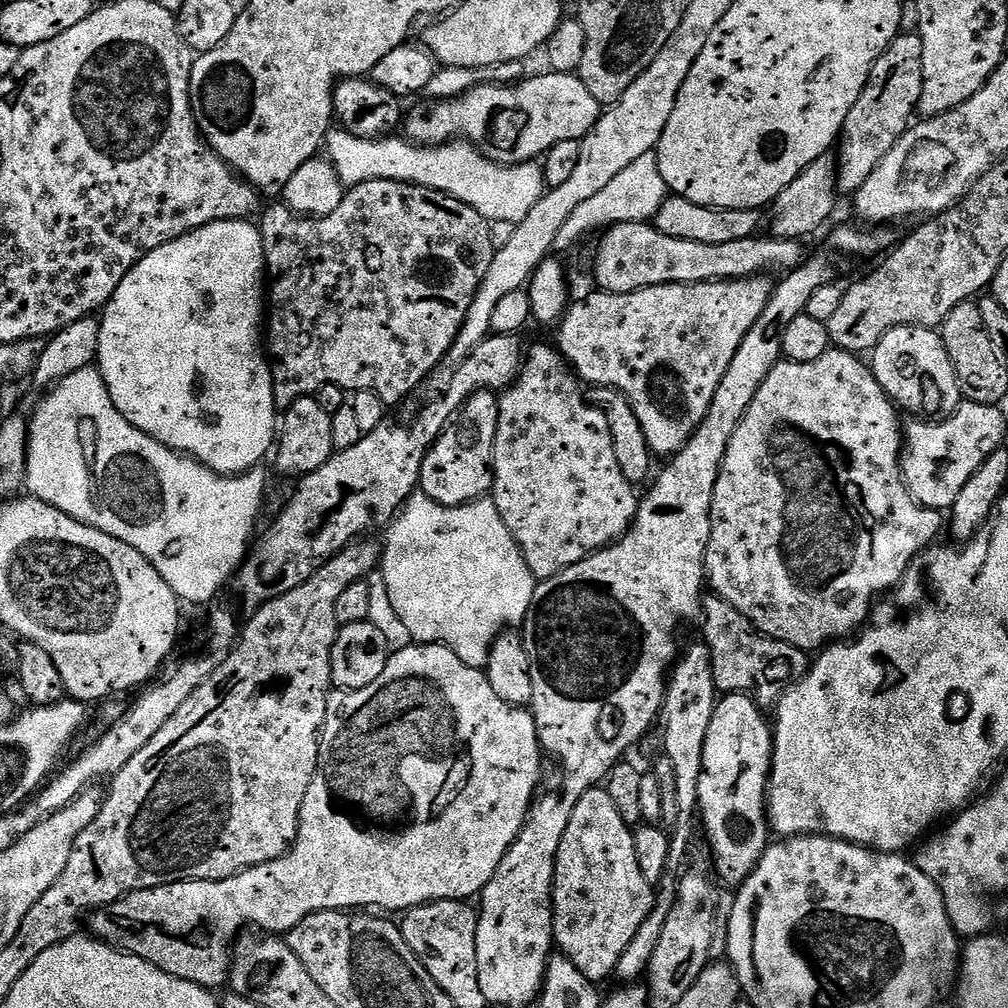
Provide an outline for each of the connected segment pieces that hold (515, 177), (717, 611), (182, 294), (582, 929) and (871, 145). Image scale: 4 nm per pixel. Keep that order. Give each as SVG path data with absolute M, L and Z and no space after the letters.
M396 144L388 152L387 179L414 184L433 194L445 192L457 205L473 210L492 222L515 226L546 194L543 167L539 161L515 166L499 166L483 158L463 160L456 146L407 146Z
M715 603L708 608L702 642L707 646L712 659L712 678L717 693L743 692L751 694L760 702L779 701L789 687L790 681L808 671L809 657L789 644L770 640L767 636L749 630L743 623L738 622L735 615L729 614L721 603Z
M219 220L198 230L188 232L182 238L166 242L144 257L122 278L118 290L108 299L102 309L98 323L95 367L98 369L104 391L109 402L125 424L143 434L147 439L163 445L164 448L191 458L210 473L221 477L233 477L251 472L264 455L269 455L274 444L274 425L278 420L276 399L272 396L272 374L262 351L262 301L266 296L266 269L264 267L264 247L260 245L260 234L248 222Z
M597 786L586 794L582 794L578 806L574 806L574 814L570 814L570 822L566 826L566 832L562 834L562 844L558 846L556 873L552 879L552 935L555 947L564 951L561 952L563 959L567 960L589 982L604 980L607 976L611 977L615 973L618 958L622 958L622 950L626 950L626 946L630 946L630 938L634 938L634 934L638 934L638 926L642 926L650 907L649 897L644 897L644 891L647 888L649 891L650 882L640 873L640 867L636 861L636 842L633 833L627 832L619 812L612 802L611 794L603 792L602 789L603 787Z
M901 34L888 45L888 49L880 55L878 62L874 62L858 102L854 102L850 114L846 114L844 130L838 137L840 158L838 156L838 163L835 165L836 187L841 193L855 194L862 186L862 182L866 182L866 178L870 178L870 174L874 174L874 170L880 165L882 158L886 158L886 154L890 154L890 150L898 142L898 138L902 138L902 134L907 132L913 123L912 112L914 116L920 105L920 94L923 89L924 71L922 70L920 37L916 34L912 34L912 36Z

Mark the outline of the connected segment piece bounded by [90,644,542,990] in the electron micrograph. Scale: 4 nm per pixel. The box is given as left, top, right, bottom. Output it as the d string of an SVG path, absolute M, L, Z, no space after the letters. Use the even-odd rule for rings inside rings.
M422 644L419 646L411 646L412 648L404 648L401 652L396 652L387 657L384 662L382 674L378 674L378 678L374 678L374 682L370 682L370 686L366 686L357 692L349 692L340 694L329 699L328 713L324 719L324 725L320 728L319 739L319 754L318 762L315 766L314 778L310 782L307 794L304 795L304 801L300 803L300 824L296 827L296 839L290 851L280 856L277 860L271 860L265 864L259 864L257 868L248 868L244 872L238 873L237 876L231 876L225 880L187 880L186 882L178 882L177 884L167 884L161 888L147 888L146 890L138 890L137 892L129 892L120 900L115 900L112 904L107 905L99 910L93 911L90 916L92 920L91 935L95 937L101 944L108 944L111 948L115 948L117 952L122 952L126 956L137 956L148 965L156 968L157 971L164 973L168 977L172 977L177 981L184 981L190 984L196 984L200 988L209 990L217 990L216 988L225 987L226 981L230 976L230 949L233 947L234 941L241 935L243 928L261 928L261 933L264 934L287 934L292 931L294 926L298 926L307 916L312 916L315 912L338 912L341 910L352 910L348 908L381 908L384 912L397 912L403 914L413 908L420 907L421 904L435 904L438 900L459 900L467 901L467 896L472 898L479 897L484 891L486 885L490 882L490 878L498 870L498 866L502 862L502 858L508 852L508 848L518 838L518 834L522 830L525 820L528 818L528 810L532 807L534 797L537 795L540 784L540 756L542 757L542 749L538 739L538 729L536 721L532 719L531 711L525 710L520 706L508 707L494 694L494 690L490 686L487 675L479 668L467 668L465 664L456 657L453 652L447 648L445 644Z

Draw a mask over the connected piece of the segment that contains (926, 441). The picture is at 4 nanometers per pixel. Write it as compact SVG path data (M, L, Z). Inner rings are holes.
M974 404L963 405L945 424L940 422L916 422L912 429L907 429L906 443L902 448L902 483L908 495L925 510L947 509L950 502L970 482L970 478L984 465L991 456L1001 451L1000 443L1004 440L1004 420L995 412L995 407Z

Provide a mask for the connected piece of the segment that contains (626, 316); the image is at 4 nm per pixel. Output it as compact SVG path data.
M757 274L748 277L747 280L717 280L710 284L667 284L657 288L643 288L621 296L614 296L611 292L593 291L593 296L588 296L585 300L578 301L577 304L575 301L565 312L563 320L560 321L558 325L558 331L560 331L559 355L585 385L587 385L586 383L597 384L600 388L613 388L614 391L621 392L628 399L625 400L627 407L631 408L633 415L636 416L638 426L644 435L644 441L648 444L649 452L656 458L660 458L660 456L672 458L684 449L689 438L694 434L694 430L698 430L702 418L706 416L706 410L710 408L714 390L718 390L718 382L722 382L722 374L726 374L726 366L730 366L742 338L746 338L746 334L750 330L750 326L754 326L754 322L758 322L762 310L766 310L768 299L772 297L773 285L767 284L764 280L767 279L763 275Z

